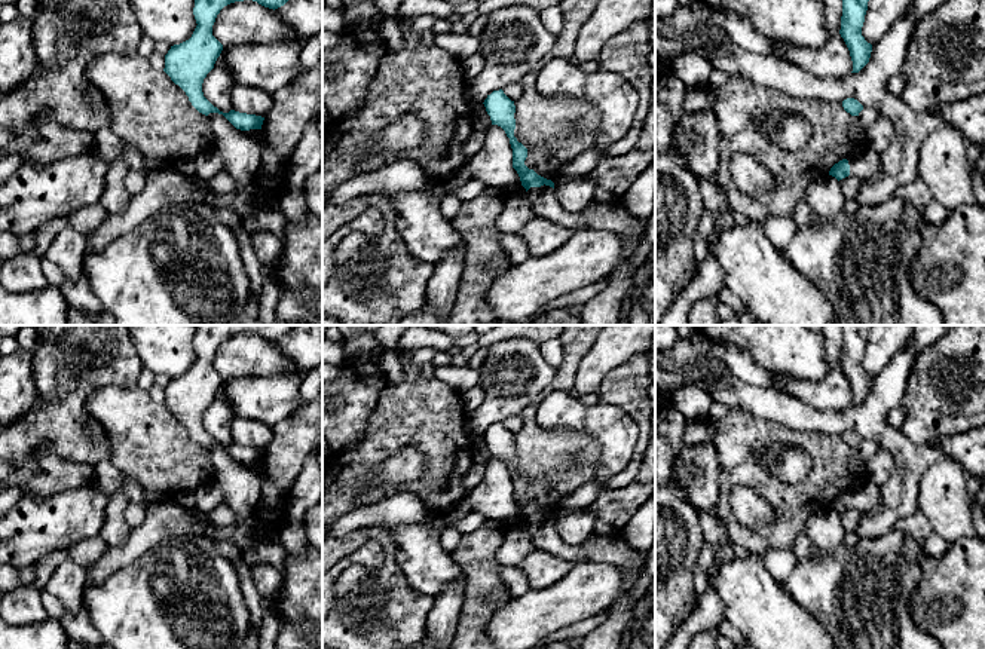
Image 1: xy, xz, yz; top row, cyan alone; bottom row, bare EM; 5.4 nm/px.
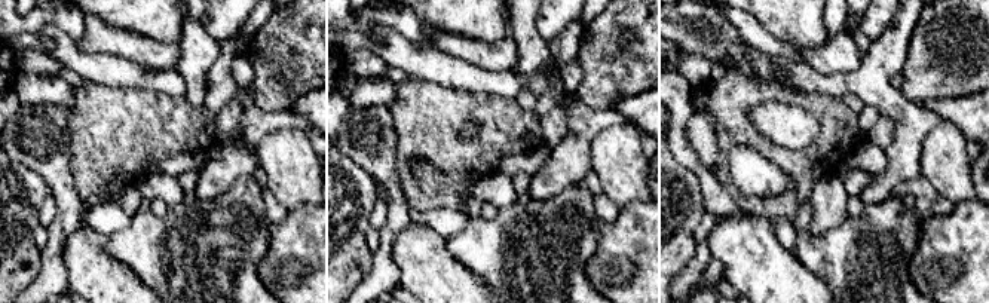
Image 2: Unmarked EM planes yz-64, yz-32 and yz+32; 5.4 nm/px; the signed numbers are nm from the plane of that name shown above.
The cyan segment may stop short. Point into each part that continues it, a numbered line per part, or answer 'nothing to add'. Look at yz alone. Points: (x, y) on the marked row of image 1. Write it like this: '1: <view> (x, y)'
nothing to add

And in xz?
nothing to add

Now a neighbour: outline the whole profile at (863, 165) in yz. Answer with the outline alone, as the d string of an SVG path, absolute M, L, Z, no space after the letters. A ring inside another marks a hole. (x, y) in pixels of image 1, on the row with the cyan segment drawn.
M868 147L850 156L847 160L850 165L850 175L865 181L878 172L881 154Z

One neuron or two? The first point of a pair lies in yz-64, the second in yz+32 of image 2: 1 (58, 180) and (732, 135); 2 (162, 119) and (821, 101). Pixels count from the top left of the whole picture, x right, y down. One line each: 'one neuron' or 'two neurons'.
1: two neurons
2: one neuron

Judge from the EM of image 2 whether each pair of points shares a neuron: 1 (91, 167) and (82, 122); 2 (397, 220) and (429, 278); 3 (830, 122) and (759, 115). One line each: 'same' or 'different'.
1: same
2: different
3: different

